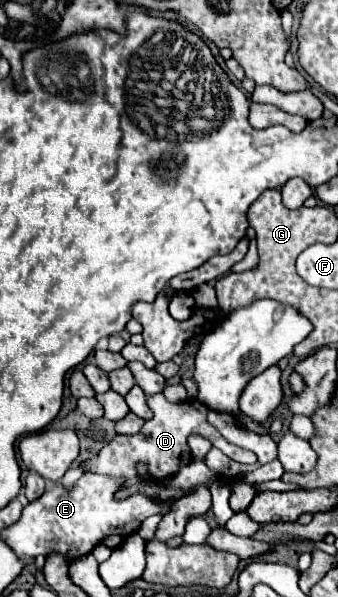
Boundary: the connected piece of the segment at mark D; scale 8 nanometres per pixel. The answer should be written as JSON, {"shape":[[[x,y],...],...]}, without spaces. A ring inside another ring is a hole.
{"shape":[[[157,393],[153,397],[147,399],[151,411],[155,413],[155,417],[151,421],[145,421],[145,425],[141,427],[141,431],[137,435],[117,435],[111,443],[107,443],[99,455],[95,455],[91,461],[85,461],[87,471],[93,473],[103,473],[103,475],[111,475],[111,477],[125,477],[127,481],[137,477],[137,463],[147,463],[149,467],[149,477],[155,483],[163,483],[167,477],[177,475],[177,471],[181,469],[181,463],[185,457],[185,463],[191,459],[191,451],[187,445],[187,437],[191,433],[201,435],[205,439],[209,439],[213,443],[213,447],[221,449],[225,455],[229,455],[233,461],[239,463],[255,463],[257,457],[247,451],[241,449],[233,443],[229,443],[227,439],[223,439],[223,435],[219,435],[219,431],[215,427],[209,425],[207,421],[207,407],[199,401],[181,401],[181,403],[171,403],[165,399],[163,393]]]}

